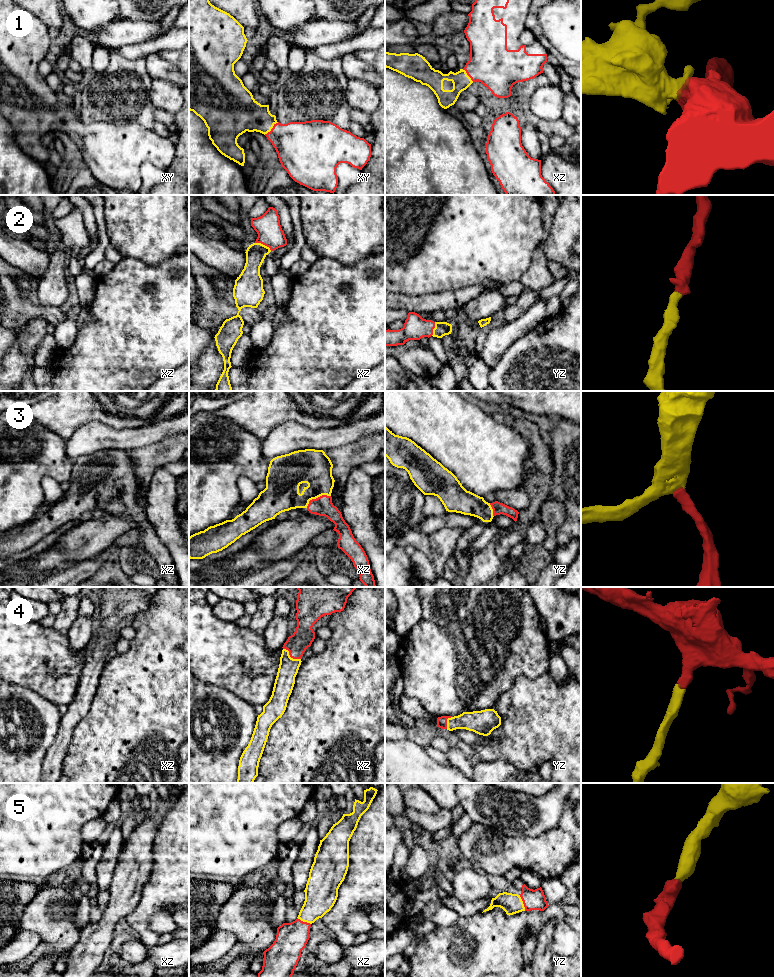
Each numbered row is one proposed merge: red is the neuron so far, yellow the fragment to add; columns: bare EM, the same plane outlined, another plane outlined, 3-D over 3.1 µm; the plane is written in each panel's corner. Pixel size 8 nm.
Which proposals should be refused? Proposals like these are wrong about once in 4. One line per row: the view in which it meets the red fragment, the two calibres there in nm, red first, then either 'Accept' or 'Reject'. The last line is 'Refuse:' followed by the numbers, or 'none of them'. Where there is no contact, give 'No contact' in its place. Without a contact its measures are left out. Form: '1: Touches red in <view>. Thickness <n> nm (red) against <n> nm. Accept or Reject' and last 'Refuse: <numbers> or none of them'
1: Touches red in xy. Thickness 360 nm (red) against 280 nm. Accept
2: Touches red in xz. Thickness 200 nm (red) against 160 nm. Accept
3: Touches red in xz. Thickness 160 nm (red) against 280 nm. Accept
4: Touches red in xz. Thickness 170 nm (red) against 160 nm. Accept
5: Touches red in yz. Thickness 160 nm (red) against 160 nm. Accept
Refuse: none of them

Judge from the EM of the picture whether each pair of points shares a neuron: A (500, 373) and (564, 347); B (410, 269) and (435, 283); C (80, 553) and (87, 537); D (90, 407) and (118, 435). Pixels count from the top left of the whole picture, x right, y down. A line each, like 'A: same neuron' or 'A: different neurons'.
A: same neuron
B: same neuron
C: same neuron
D: different neurons

